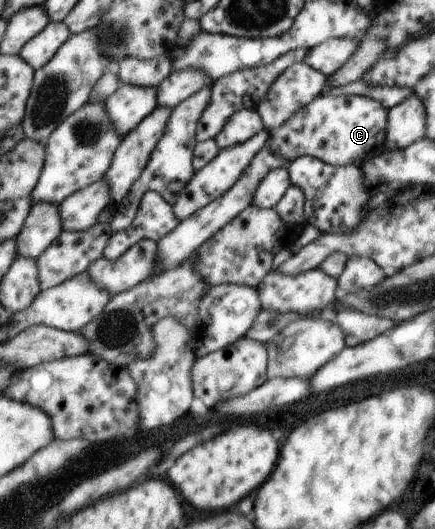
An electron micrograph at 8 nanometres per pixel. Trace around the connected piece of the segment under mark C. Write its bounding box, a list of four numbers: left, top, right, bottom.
[266,91,387,167]

